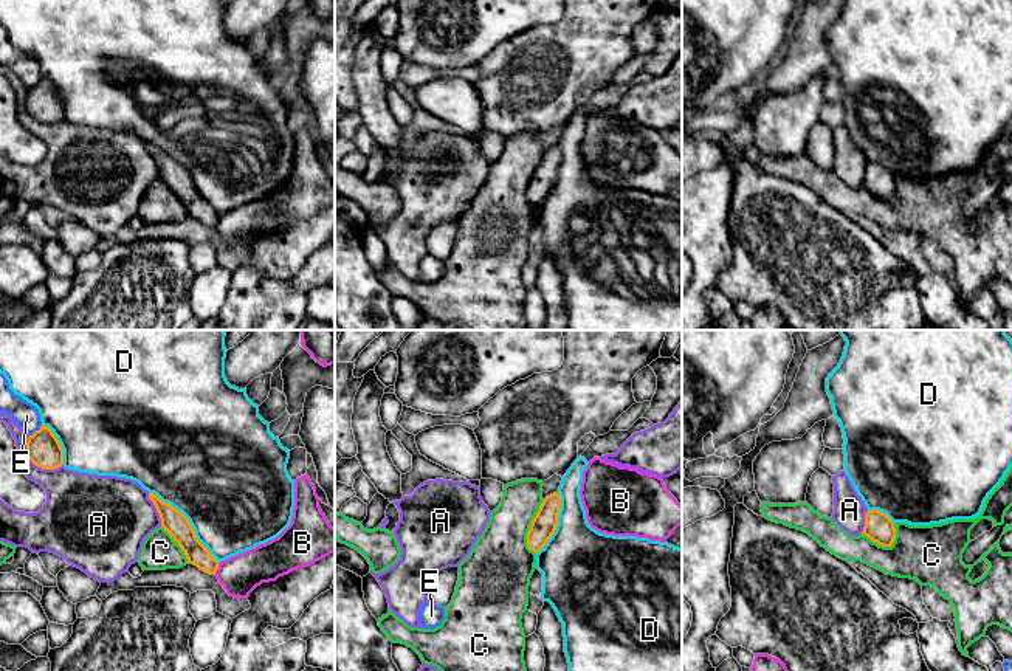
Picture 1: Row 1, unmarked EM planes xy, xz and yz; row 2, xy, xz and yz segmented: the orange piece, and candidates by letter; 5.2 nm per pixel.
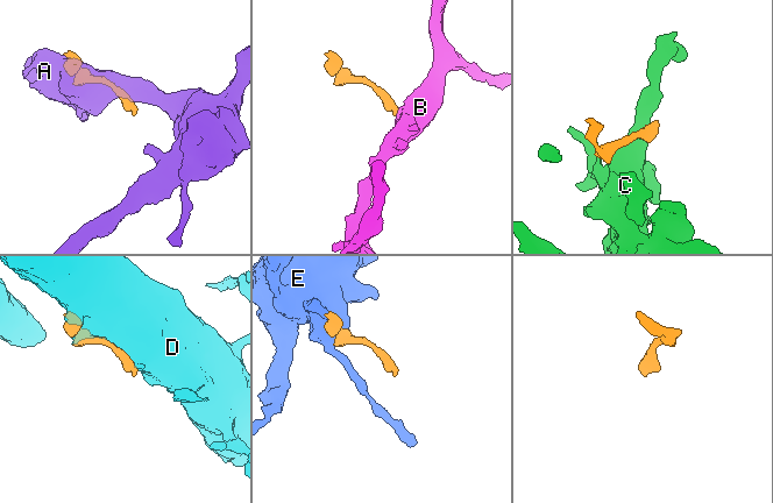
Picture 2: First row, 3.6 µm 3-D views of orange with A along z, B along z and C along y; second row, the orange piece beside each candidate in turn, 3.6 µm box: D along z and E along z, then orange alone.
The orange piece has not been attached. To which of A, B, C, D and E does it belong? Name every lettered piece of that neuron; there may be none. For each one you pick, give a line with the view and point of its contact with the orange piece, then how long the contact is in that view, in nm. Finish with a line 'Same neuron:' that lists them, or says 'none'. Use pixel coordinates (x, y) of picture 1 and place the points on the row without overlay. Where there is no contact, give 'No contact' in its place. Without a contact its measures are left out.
C: Touches orange at xz (530, 180). Shared border 300 nm
Same neuron: C

